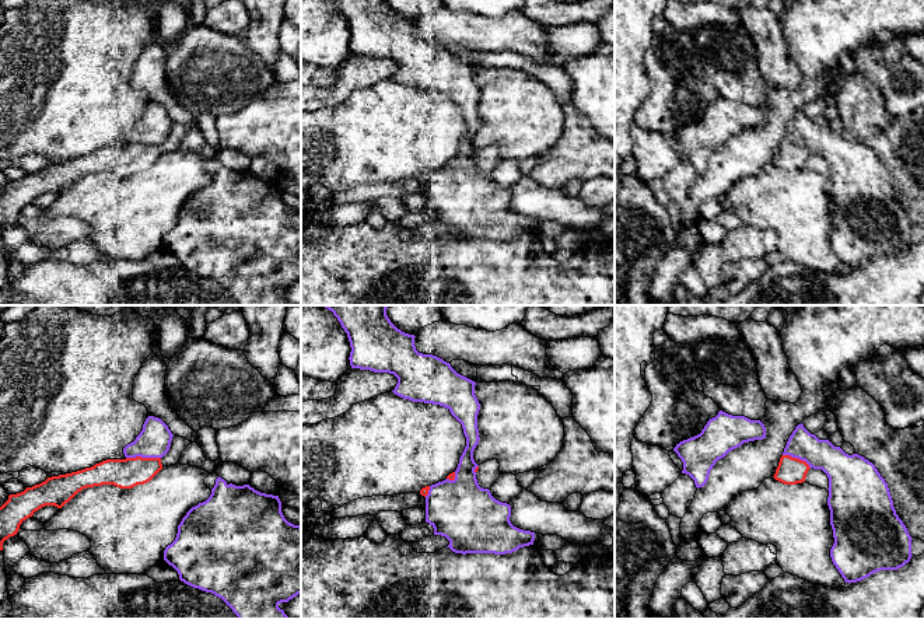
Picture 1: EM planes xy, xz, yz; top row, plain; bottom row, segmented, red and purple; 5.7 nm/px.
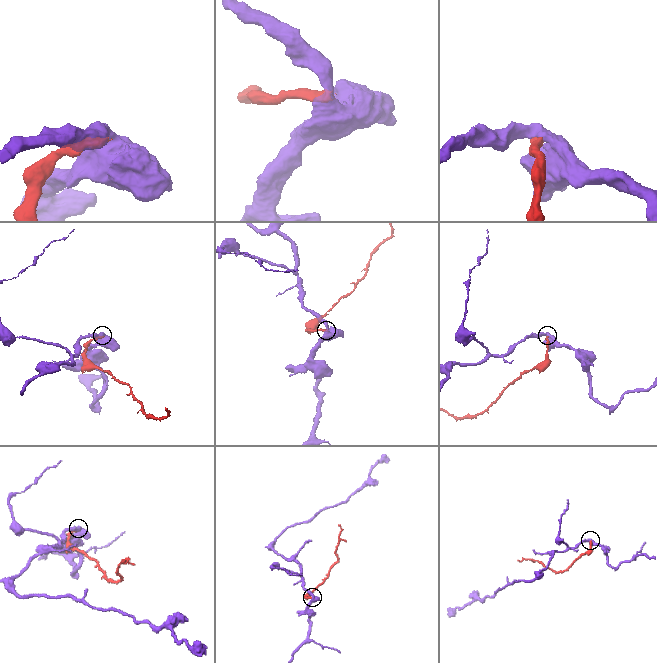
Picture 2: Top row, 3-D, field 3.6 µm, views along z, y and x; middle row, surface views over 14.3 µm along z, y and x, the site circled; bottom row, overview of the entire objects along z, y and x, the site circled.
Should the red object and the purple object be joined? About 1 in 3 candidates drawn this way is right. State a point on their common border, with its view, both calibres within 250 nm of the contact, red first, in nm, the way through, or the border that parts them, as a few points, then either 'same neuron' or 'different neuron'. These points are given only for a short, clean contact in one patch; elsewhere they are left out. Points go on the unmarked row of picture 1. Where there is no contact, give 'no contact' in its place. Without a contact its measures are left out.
contact xy (143, 144); calibres 170 and 190 nm; different neuron

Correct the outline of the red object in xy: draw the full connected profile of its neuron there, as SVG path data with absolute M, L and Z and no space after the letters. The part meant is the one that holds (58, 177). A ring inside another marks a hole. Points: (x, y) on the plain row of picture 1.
M174 122L162 144L106 146L77 158L48 164L45 168L10 181L0 193L0 237L3 228L17 221L20 211L45 192L62 195L87 174L113 171L132 175L150 168L164 153L176 151L189 126Z

